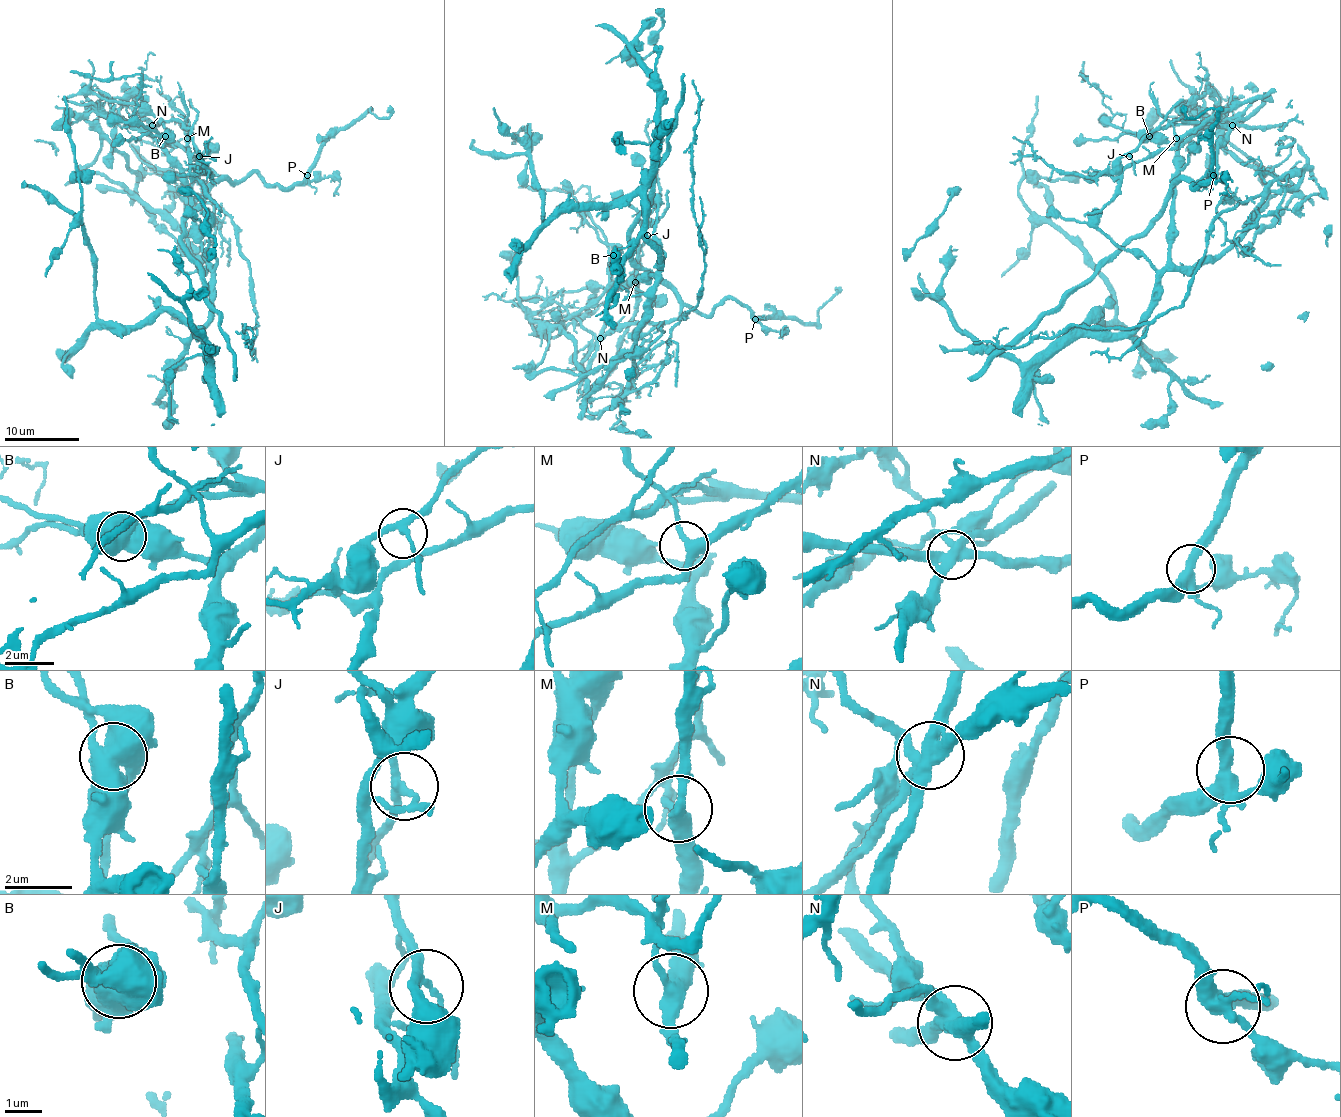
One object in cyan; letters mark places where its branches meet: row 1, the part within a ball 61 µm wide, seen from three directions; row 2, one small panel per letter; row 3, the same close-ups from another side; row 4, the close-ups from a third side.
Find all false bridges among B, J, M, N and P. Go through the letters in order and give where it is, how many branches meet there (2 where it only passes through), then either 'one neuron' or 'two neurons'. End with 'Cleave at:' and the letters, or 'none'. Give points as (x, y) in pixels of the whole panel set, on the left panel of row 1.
B: at (165, 136); 3 branches meet; two neurons
J: at (199, 156); 3 branches meet; two neurons
M: at (187, 138); 3 branches meet; one neuron
N: at (152, 125); 5 branches meet; two neurons
P: at (307, 175); 5 branches meet; one neuron
Cleave at: B, J, N

